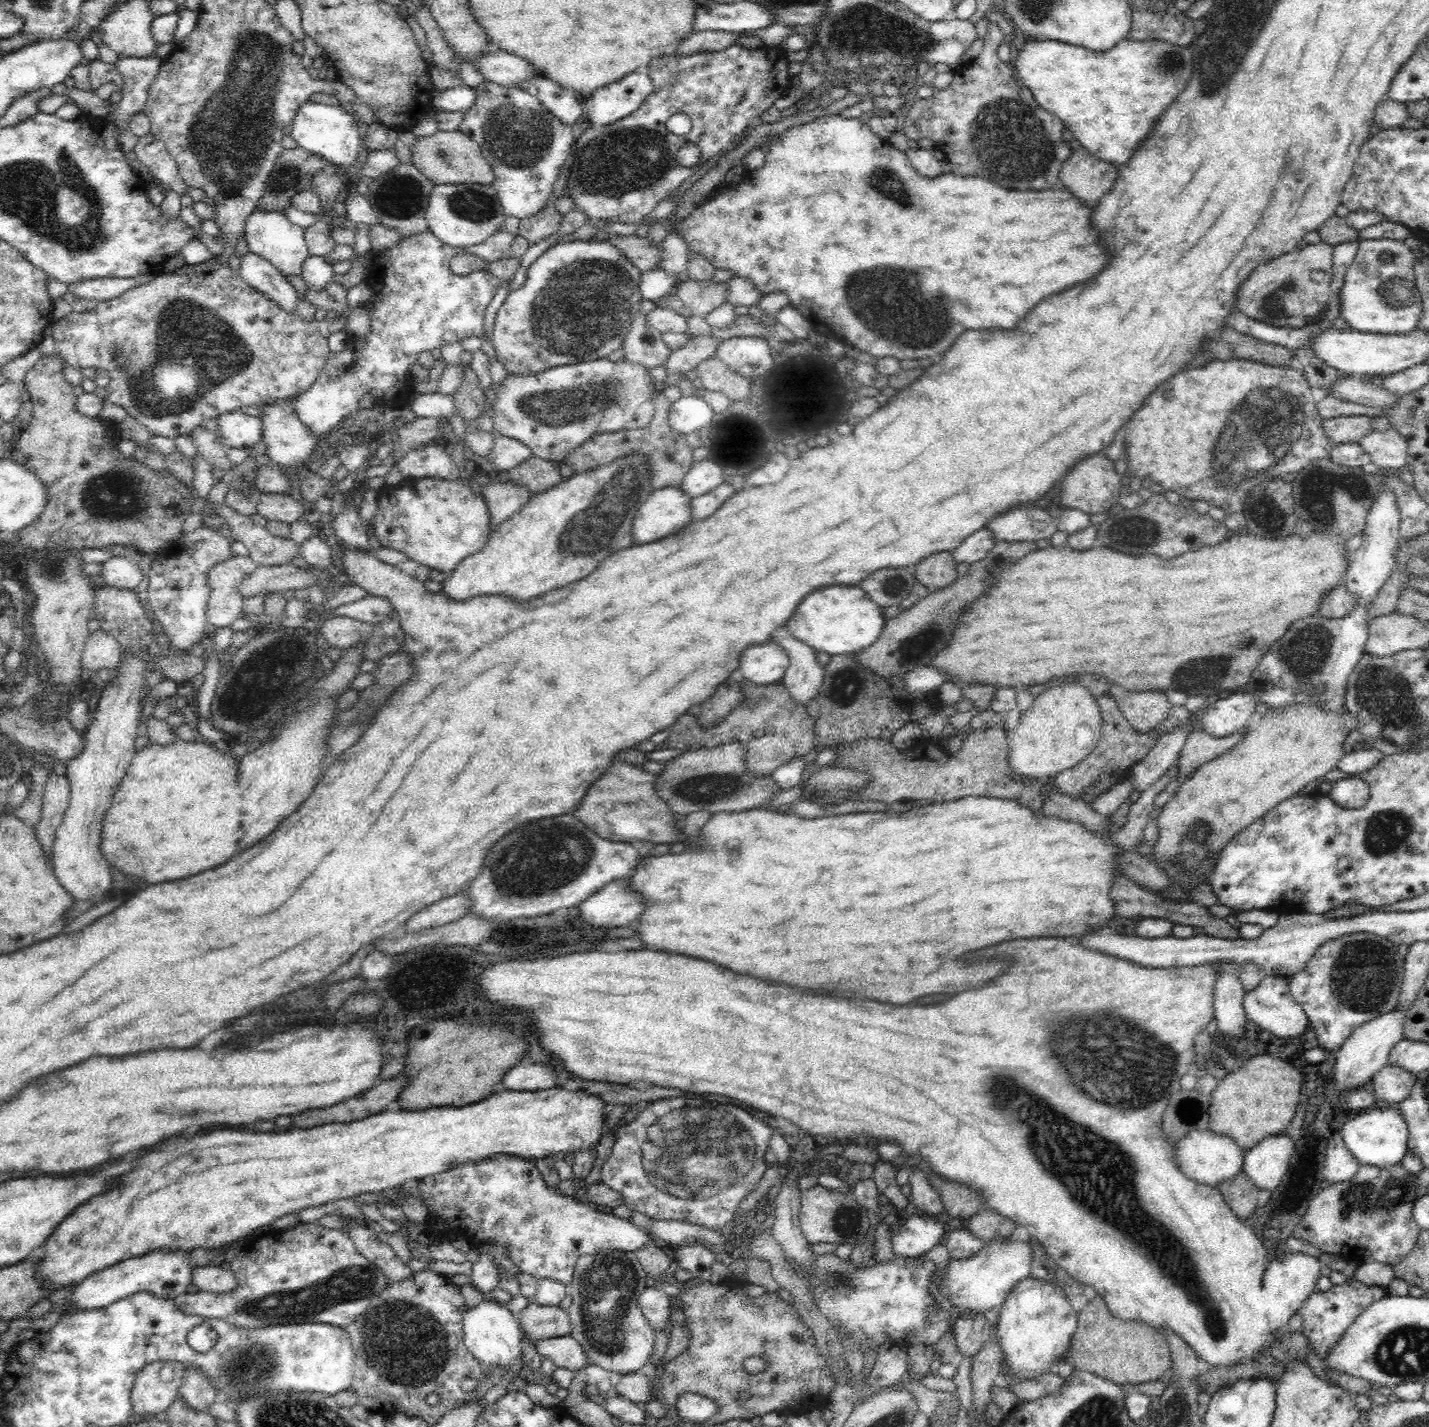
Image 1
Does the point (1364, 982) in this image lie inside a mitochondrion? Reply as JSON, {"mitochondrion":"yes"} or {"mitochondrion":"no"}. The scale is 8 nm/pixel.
{"mitochondrion":"yes"}

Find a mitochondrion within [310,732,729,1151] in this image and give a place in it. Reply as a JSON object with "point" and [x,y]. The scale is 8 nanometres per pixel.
{"point":[542,857]}

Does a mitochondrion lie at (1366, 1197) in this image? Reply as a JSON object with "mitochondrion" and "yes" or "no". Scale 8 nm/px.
{"mitochondrion":"yes"}

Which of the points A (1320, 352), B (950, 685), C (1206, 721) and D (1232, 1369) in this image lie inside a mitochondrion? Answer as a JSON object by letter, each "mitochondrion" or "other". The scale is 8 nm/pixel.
{"A":"other","B":"other","C":"other","D":"other"}

